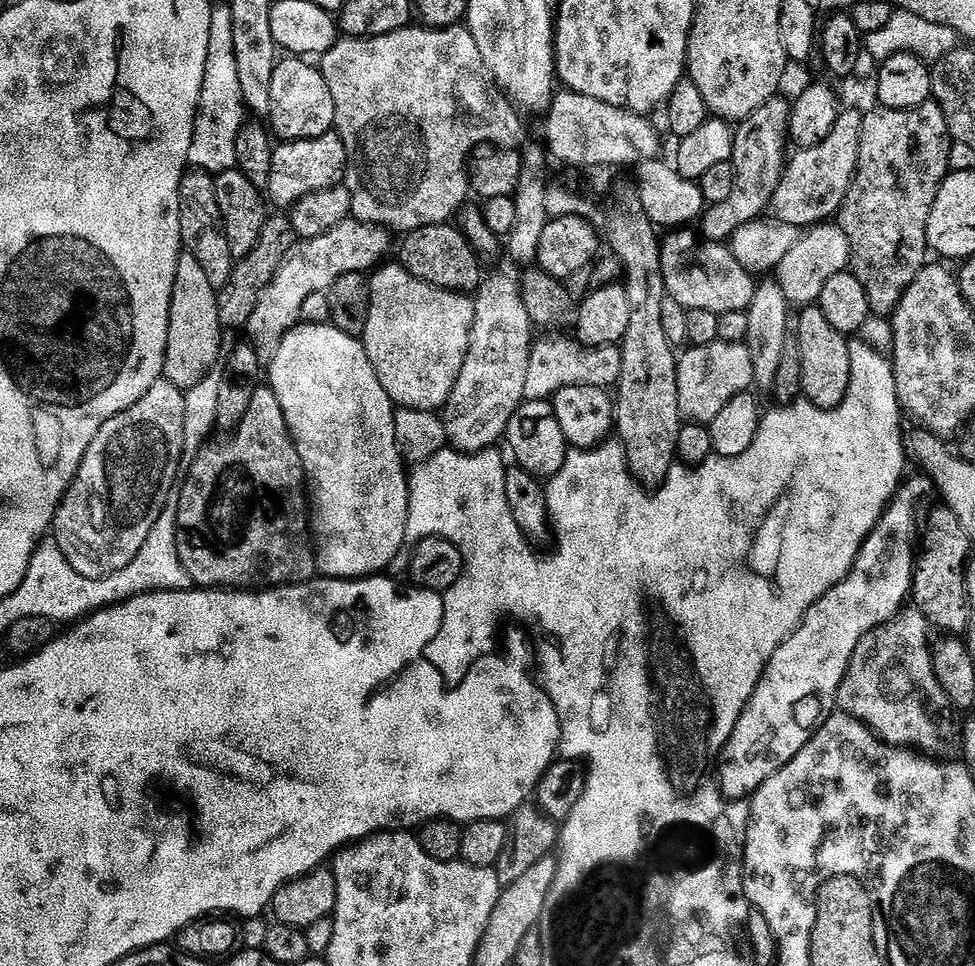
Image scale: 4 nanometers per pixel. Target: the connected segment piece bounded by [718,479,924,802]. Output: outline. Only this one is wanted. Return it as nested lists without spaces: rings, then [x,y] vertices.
[[[910,480],[901,483],[900,491],[892,497],[891,504],[866,538],[848,577],[838,582],[838,586],[834,586],[818,602],[814,602],[814,606],[810,606],[803,622],[793,630],[790,638],[786,638],[786,642],[782,642],[778,650],[774,650],[774,658],[770,658],[760,685],[756,687],[744,713],[738,718],[732,740],[724,749],[718,764],[718,779],[729,801],[735,802],[743,796],[744,799],[751,797],[752,793],[758,790],[758,786],[766,782],[766,778],[782,770],[782,766],[786,766],[786,762],[790,762],[794,754],[798,754],[802,746],[810,742],[812,735],[837,711],[836,695],[850,666],[850,658],[854,658],[854,650],[858,650],[858,642],[887,620],[893,620],[909,603],[912,576],[916,573],[918,559],[916,503],[924,492],[922,481]]]

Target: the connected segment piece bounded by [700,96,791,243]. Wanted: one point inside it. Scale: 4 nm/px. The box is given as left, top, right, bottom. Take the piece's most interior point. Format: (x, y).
(758, 157)

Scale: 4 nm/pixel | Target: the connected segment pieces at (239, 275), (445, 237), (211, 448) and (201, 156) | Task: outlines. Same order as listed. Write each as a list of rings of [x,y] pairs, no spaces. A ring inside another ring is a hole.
[[[269,215],[266,226],[262,226],[262,235],[258,237],[254,250],[250,250],[250,254],[246,254],[246,258],[236,261],[236,268],[232,272],[227,288],[219,289],[218,318],[224,330],[247,329],[250,318],[254,314],[255,308],[258,307],[258,298],[262,294],[262,290],[266,290],[266,286],[270,286],[274,274],[278,274],[278,266],[282,266],[286,254],[290,254],[290,250],[296,243],[298,243],[298,237],[292,225],[291,215]]]
[[[451,223],[431,224],[407,233],[403,237],[404,245],[400,248],[398,260],[407,272],[422,282],[445,288],[447,292],[472,294],[484,283],[486,271],[480,265],[480,256],[475,246],[458,229],[452,227]]]
[[[260,386],[257,389],[249,410],[235,425],[234,431],[236,433],[229,440],[213,439],[211,442],[205,443],[204,447],[195,453],[193,460],[196,461],[189,468],[187,465],[186,474],[188,470],[188,477],[183,477],[178,488],[180,493],[178,518],[176,519],[178,558],[182,560],[186,574],[190,574],[193,585],[204,590],[263,590],[265,588],[282,588],[285,584],[307,584],[317,575],[317,570],[316,550],[310,531],[310,500],[306,495],[306,477],[302,458],[296,449],[296,441],[293,440],[288,429],[288,420],[284,417],[284,411],[278,402],[276,391],[271,386]]]
[[[231,5],[213,7],[210,45],[207,50],[206,74],[195,122],[195,138],[191,142],[189,165],[214,176],[236,167],[237,138],[246,122],[246,109],[239,83],[238,60],[234,49],[234,20]]]

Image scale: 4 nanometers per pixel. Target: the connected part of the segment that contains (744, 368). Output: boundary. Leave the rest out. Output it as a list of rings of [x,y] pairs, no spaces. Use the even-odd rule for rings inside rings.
[[[717,340],[715,344],[692,346],[678,360],[678,406],[685,421],[709,425],[726,402],[738,394],[749,391],[757,383],[752,349],[747,343],[727,344]]]

